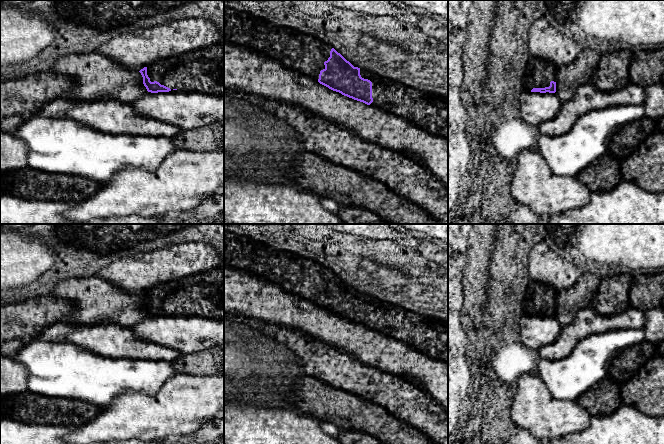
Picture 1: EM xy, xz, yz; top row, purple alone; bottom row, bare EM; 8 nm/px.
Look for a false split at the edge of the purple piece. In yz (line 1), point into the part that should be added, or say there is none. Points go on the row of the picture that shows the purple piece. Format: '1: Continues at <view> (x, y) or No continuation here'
1: Continues at yz (539, 72)

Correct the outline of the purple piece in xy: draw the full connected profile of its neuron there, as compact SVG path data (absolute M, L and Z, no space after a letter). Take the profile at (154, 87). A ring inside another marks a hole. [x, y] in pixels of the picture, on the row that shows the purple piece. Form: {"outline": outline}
{"outline": "M211 44L158 60L139 71L148 92L201 92L224 96L224 46Z"}

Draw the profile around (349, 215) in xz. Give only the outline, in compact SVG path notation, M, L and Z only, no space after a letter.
M340 206L337 213L344 224L389 224L370 210Z

